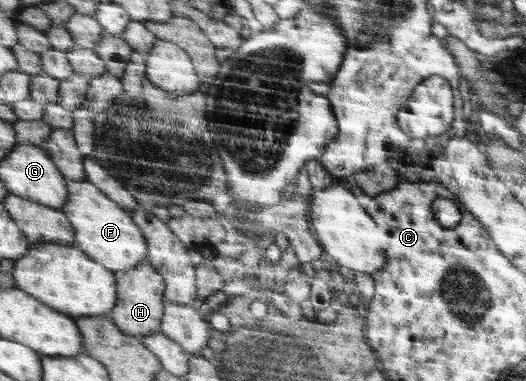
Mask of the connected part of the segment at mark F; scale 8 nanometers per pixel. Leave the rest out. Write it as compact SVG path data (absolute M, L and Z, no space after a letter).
M87 179L68 180L70 200L62 208L75 229L75 241L85 254L113 272L128 271L142 264L146 257L146 239L132 220L131 211L119 206L112 198Z

